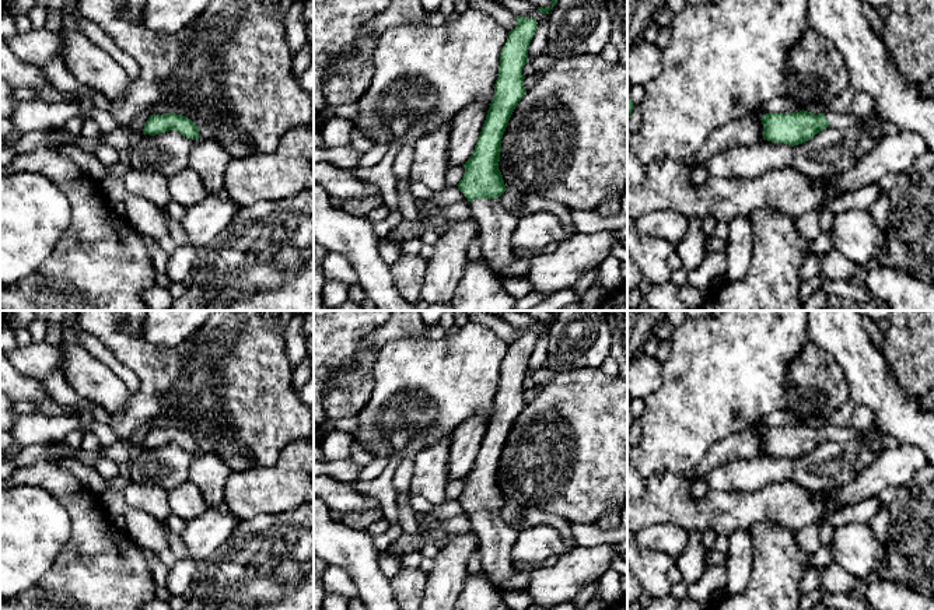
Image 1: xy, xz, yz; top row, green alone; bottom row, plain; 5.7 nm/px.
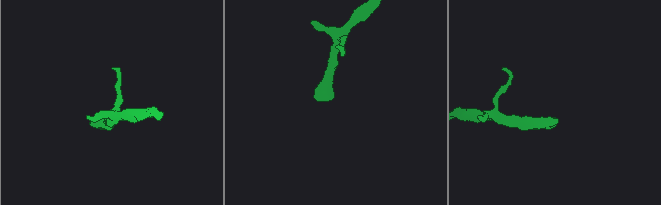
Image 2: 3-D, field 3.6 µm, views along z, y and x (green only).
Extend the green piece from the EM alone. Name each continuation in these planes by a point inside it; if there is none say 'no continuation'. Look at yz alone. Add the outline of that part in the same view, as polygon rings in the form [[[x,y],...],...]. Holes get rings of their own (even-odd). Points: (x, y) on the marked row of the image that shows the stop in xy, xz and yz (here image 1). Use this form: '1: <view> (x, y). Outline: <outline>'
1: yz (842, 121). Outline: [[[826,109],[825,116],[829,120],[830,127],[846,129],[846,127],[863,126],[867,129],[870,136],[877,139],[877,140],[884,136],[882,130],[881,130],[881,120],[885,118],[881,115],[878,115],[877,120],[871,120],[868,118],[867,119],[858,119],[851,113],[835,113],[835,112],[830,112]]]

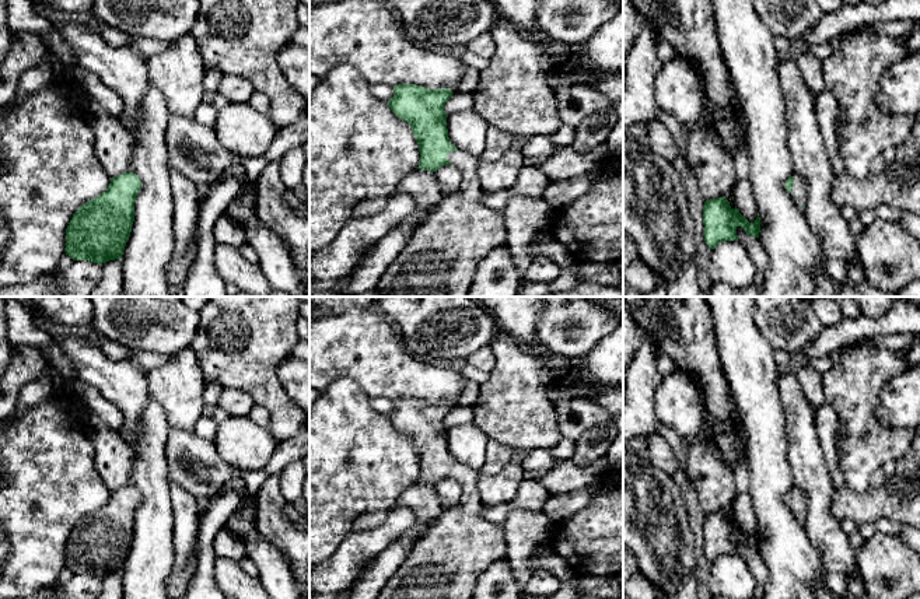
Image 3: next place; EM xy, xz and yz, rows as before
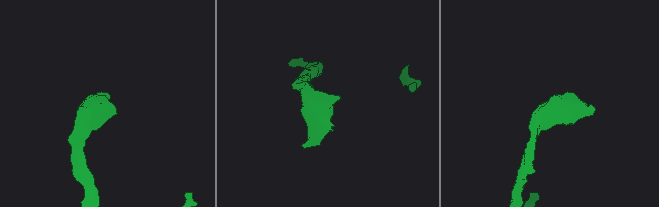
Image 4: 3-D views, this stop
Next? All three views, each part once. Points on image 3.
1: xz (440, 259). Outline: [[[458,150],[445,157],[462,174],[456,192],[444,196],[428,218],[416,228],[409,242],[381,276],[377,297],[466,297],[478,263],[507,242],[504,211],[482,204],[486,193],[479,183],[479,158]]]

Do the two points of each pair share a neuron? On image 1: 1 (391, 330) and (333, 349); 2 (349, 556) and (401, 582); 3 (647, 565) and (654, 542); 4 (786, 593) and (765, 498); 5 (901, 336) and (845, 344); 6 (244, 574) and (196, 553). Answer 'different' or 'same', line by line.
1: different
2: different
3: different
4: different
5: different
6: different

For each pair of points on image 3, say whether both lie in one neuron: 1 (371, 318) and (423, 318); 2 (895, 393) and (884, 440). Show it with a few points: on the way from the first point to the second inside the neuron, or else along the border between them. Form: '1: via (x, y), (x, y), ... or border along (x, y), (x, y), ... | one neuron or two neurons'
1: border along (378, 311), (394, 323), (405, 346) | two neurons
2: border along (880, 393), (875, 416), (891, 427), (905, 428) | two neurons

